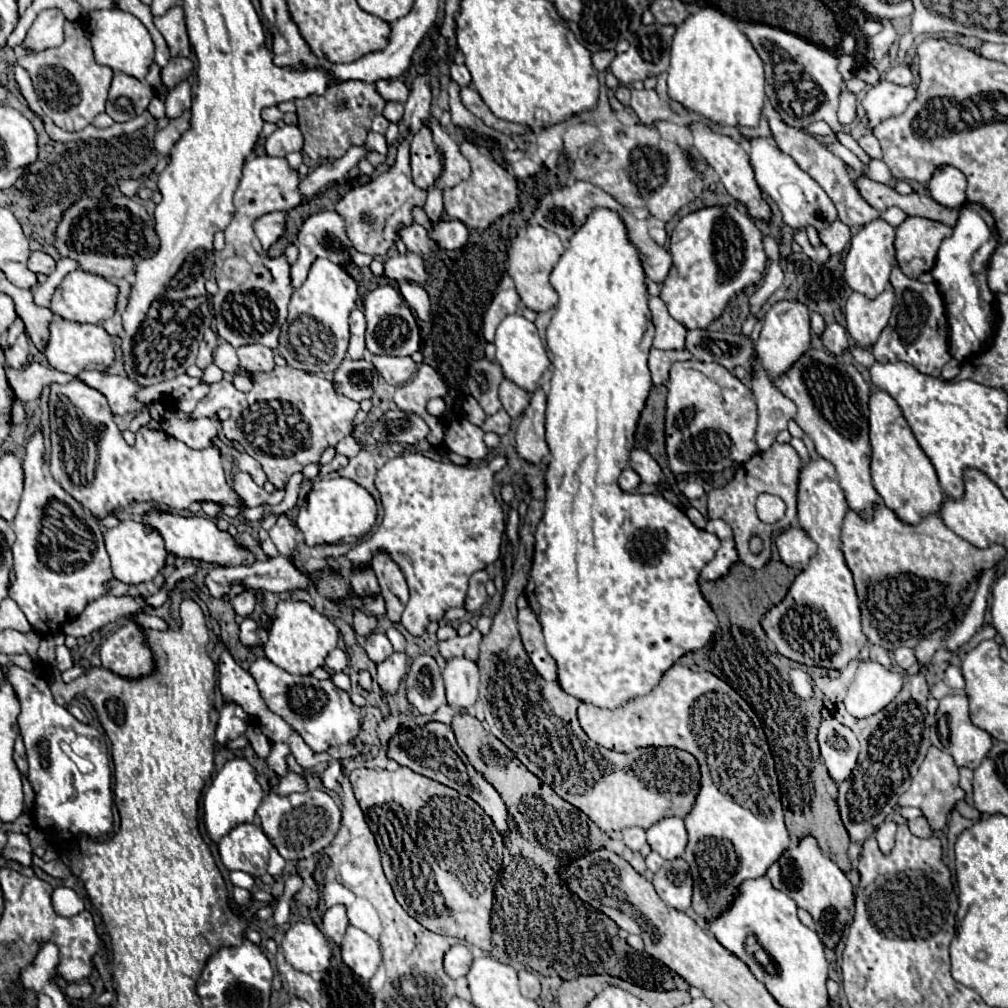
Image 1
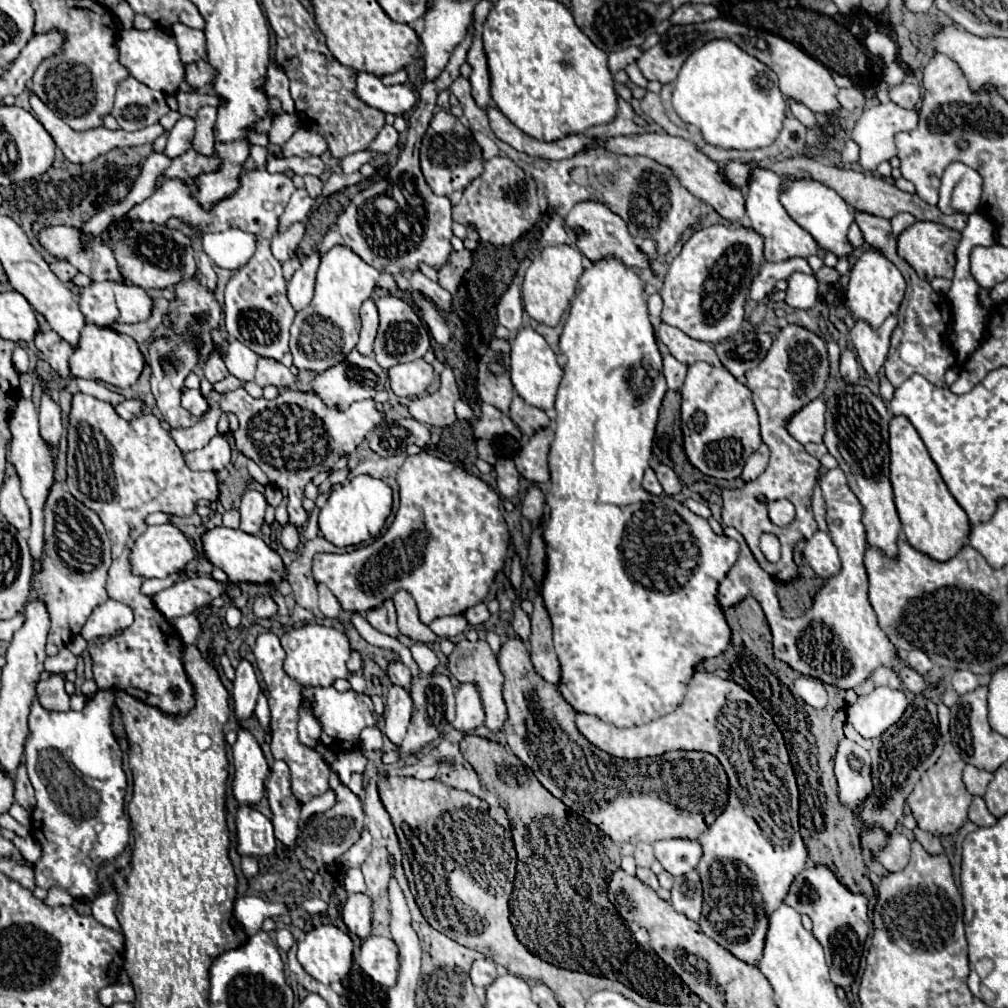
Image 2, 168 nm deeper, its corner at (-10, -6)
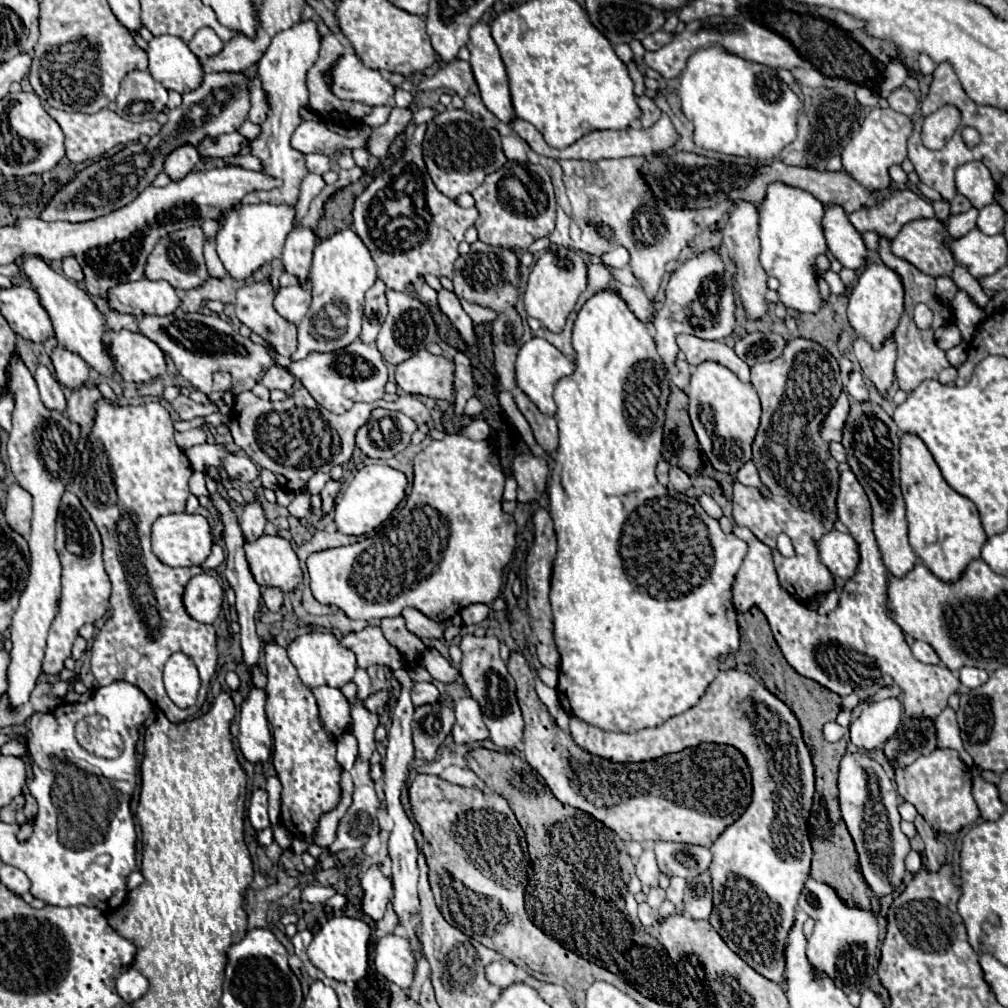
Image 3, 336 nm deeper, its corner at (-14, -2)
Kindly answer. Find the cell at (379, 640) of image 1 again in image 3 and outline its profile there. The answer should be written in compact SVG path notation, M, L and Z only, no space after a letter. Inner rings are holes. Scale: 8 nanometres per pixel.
M414 681L412 689L410 689L410 695L412 695L412 703L416 707L420 707L428 701L438 701L438 697L440 697L434 683L426 683L426 681Z

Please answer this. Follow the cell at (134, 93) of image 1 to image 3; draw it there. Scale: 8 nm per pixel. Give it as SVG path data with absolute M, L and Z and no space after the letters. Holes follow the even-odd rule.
M132 71L120 83L116 113L132 123L156 119L168 103L168 91L148 71Z

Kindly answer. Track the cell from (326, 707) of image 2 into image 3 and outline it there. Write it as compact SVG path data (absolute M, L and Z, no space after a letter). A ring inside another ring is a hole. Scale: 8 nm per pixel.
M378 691L378 693L370 695L368 699L364 699L362 703L364 703L364 707L366 707L370 713L380 715L380 713L384 713L384 707L386 707L386 703L388 703L388 697L390 697L388 691Z

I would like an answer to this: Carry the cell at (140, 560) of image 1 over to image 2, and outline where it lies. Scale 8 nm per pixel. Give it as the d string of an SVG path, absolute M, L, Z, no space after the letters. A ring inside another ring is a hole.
M164 523L148 527L146 533L136 539L130 561L136 575L164 579L166 575L184 569L194 555L188 537L172 523Z

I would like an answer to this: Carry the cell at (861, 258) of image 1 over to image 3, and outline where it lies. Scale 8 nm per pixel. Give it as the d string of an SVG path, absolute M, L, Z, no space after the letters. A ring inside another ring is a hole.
M884 263L866 265L866 269L858 273L856 287L852 289L848 301L848 319L856 331L856 337L864 337L874 345L874 349L878 349L884 337L894 333L902 311L904 311L904 287L900 275L890 267L886 267Z

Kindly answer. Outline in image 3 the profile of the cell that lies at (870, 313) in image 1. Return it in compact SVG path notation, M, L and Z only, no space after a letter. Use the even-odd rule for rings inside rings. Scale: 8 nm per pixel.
M886 337L880 349L874 349L866 339L854 339L854 355L862 367L864 377L868 377L880 395L886 395L888 387L894 381L894 361L896 361L896 343L892 337Z

